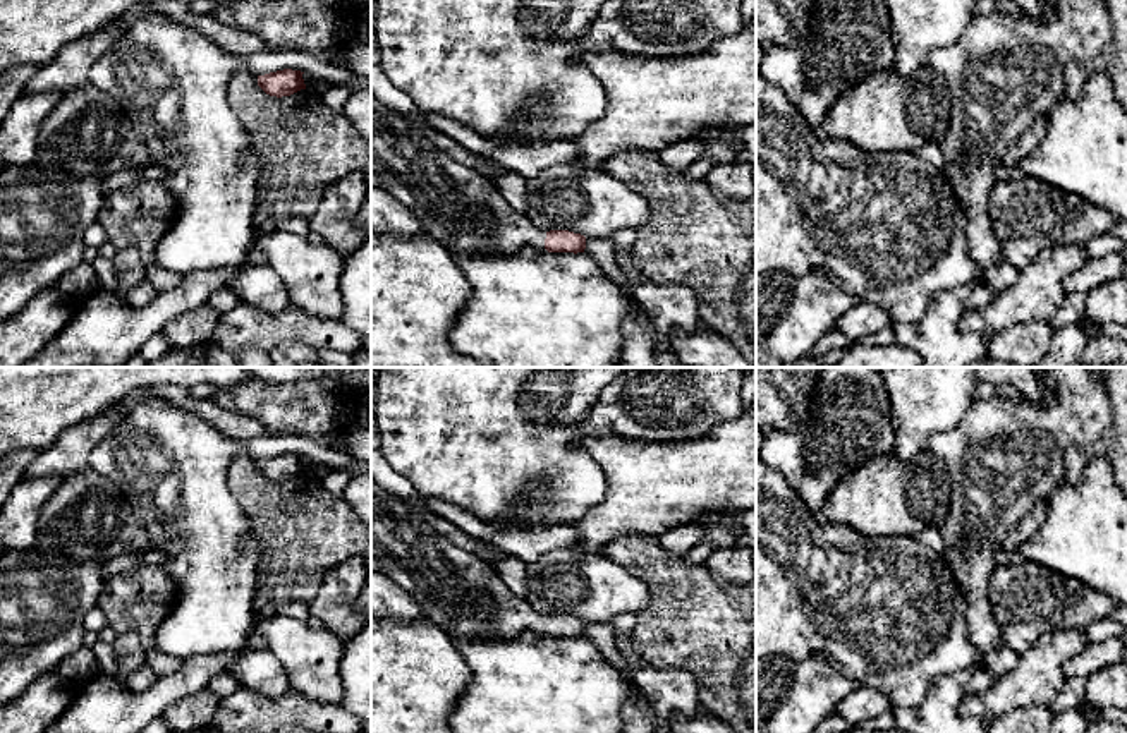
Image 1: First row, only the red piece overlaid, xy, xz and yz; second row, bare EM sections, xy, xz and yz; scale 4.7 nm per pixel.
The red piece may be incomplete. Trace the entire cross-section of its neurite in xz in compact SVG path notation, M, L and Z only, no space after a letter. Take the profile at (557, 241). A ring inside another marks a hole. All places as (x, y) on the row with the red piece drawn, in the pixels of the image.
M371 96L371 185L387 191L400 201L417 220L421 232L464 256L510 256L524 247L539 252L584 252L586 237L569 230L539 230L526 215L519 215L503 199L493 180L481 172L454 161L438 149L429 137L412 129L405 117L387 108Z

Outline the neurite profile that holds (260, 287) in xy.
M268 264L247 268L232 280L232 288L242 302L265 311L278 312L289 306L289 294Z

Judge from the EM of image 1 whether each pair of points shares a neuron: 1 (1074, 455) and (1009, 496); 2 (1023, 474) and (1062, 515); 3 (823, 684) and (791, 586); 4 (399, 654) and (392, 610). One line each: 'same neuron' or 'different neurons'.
1: different neurons
2: different neurons
3: different neurons
4: different neurons

